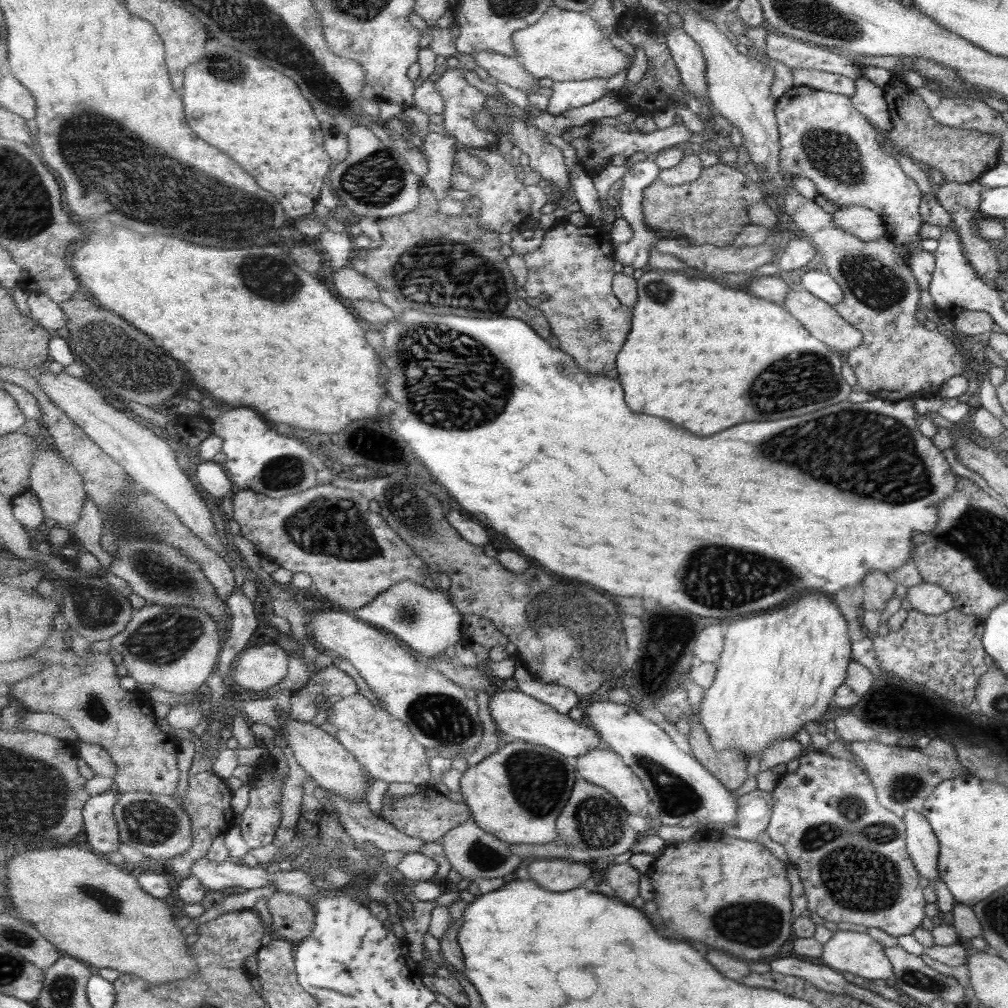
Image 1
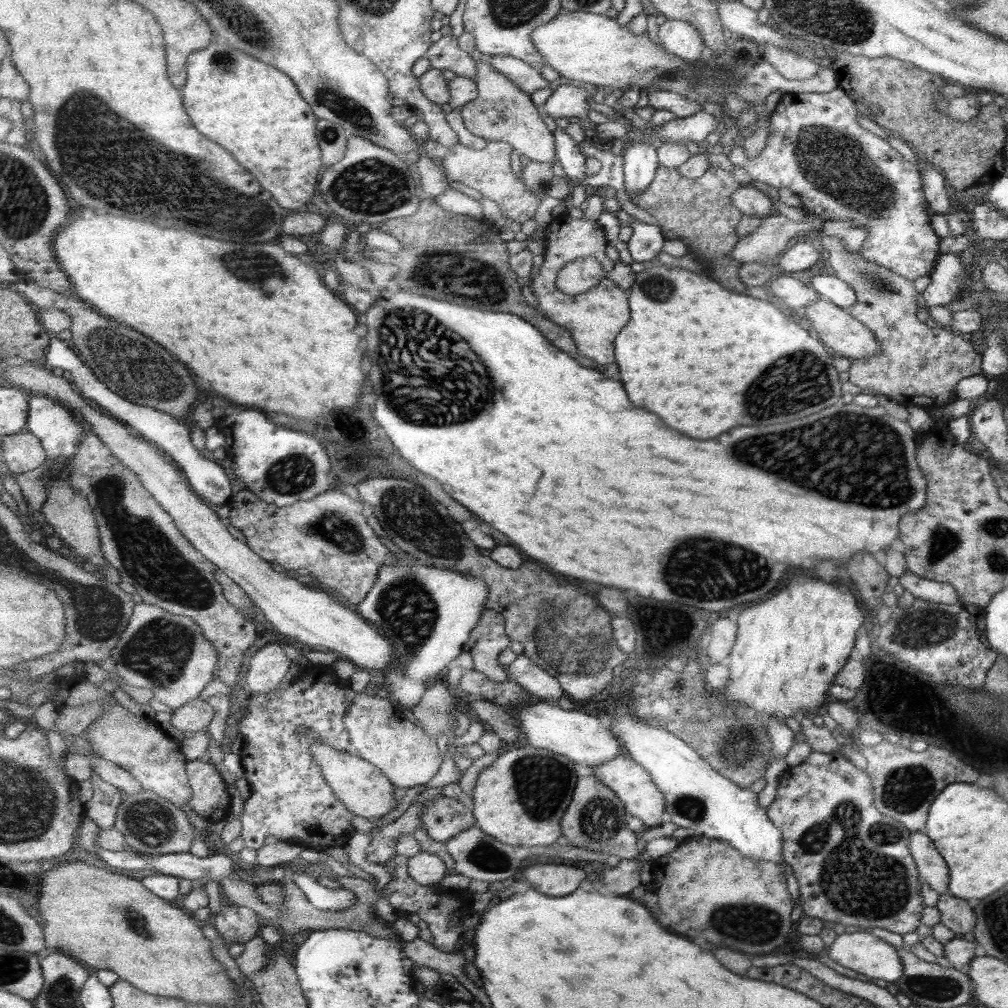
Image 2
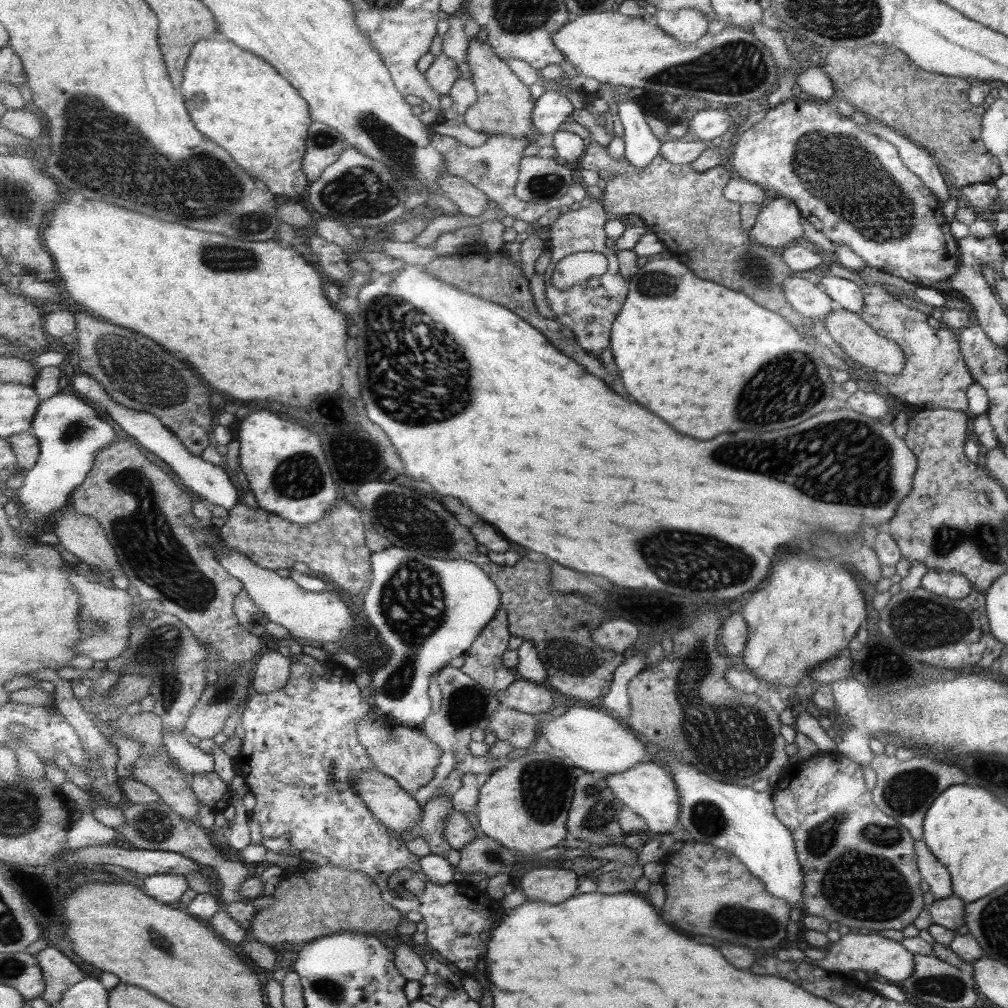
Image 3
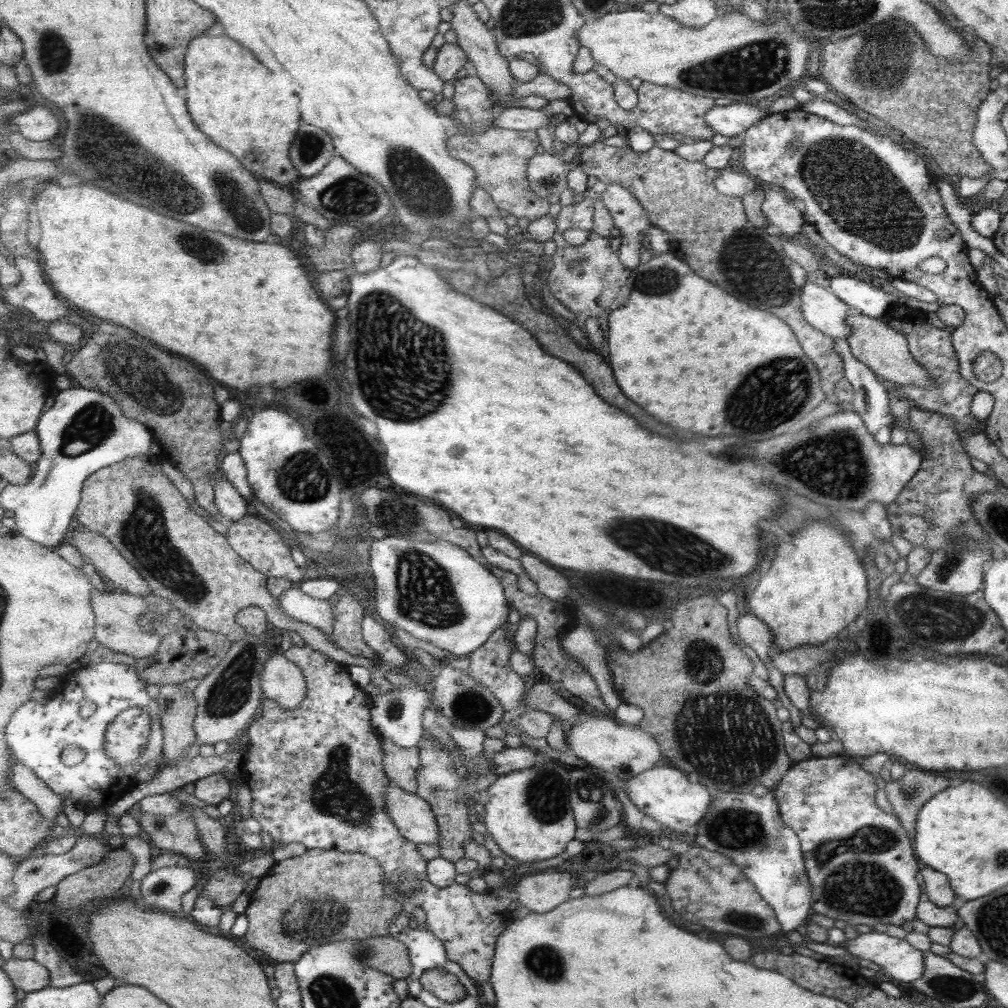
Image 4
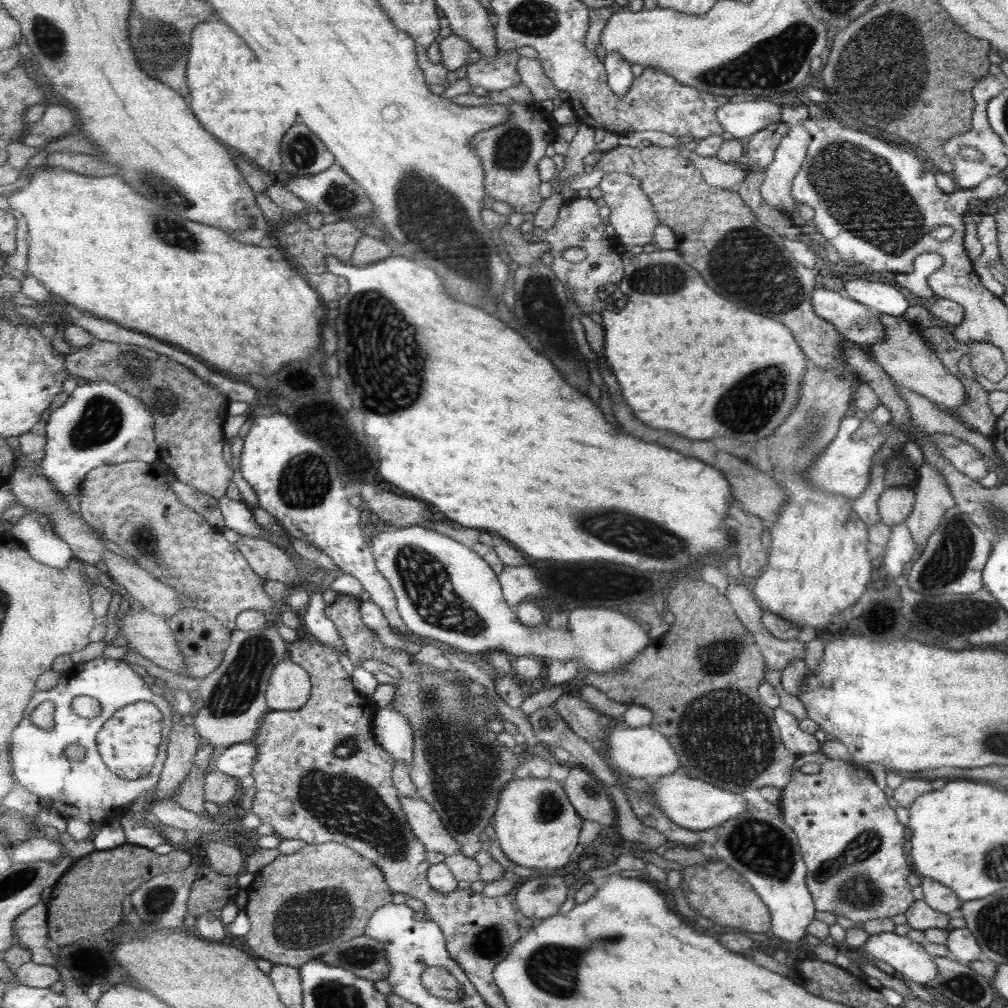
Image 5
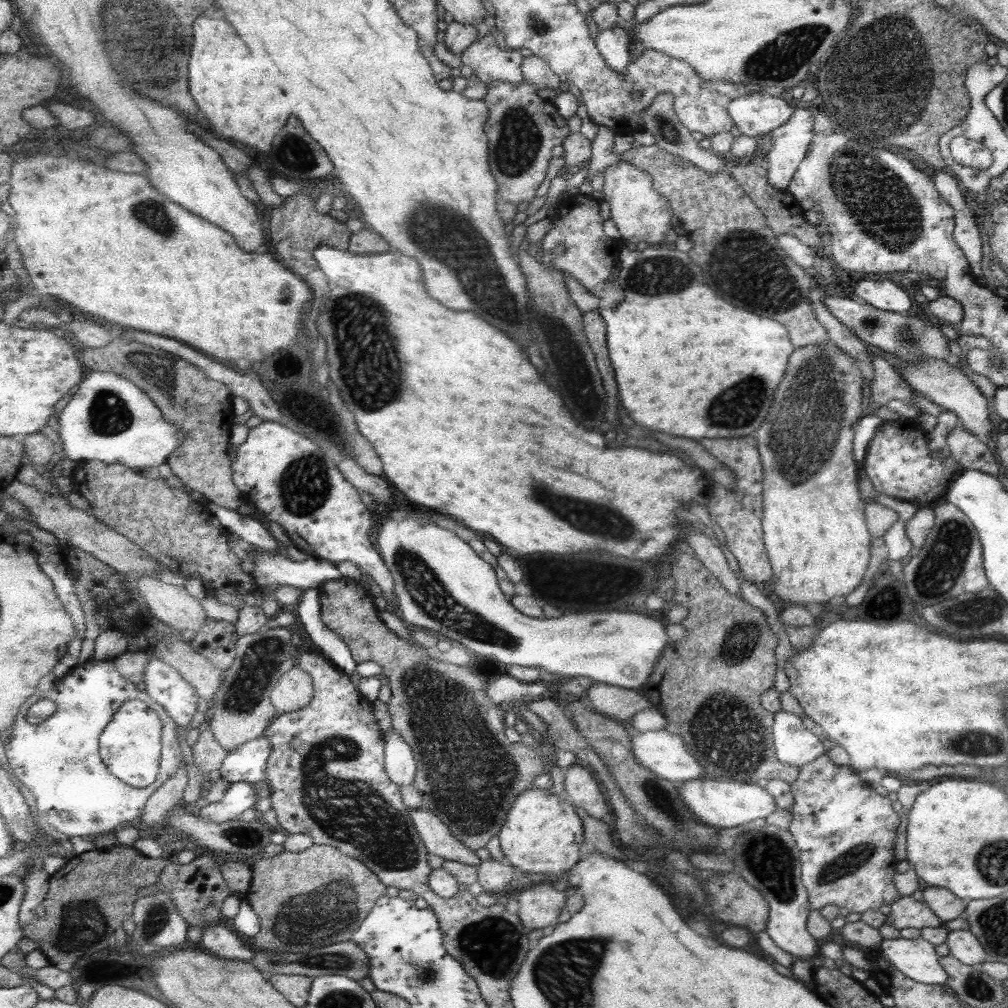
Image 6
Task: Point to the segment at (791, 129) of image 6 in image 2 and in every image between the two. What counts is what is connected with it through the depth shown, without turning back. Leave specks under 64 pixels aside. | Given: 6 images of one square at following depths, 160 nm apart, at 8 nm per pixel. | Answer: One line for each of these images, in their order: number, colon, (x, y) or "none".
2: (769, 239)
3: (778, 222)
4: (777, 207)
5: (776, 189)

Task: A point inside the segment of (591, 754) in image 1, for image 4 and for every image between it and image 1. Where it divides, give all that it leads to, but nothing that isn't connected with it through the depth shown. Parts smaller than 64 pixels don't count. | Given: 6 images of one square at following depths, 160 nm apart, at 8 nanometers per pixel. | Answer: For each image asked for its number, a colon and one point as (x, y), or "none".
2: (635, 786)
3: (649, 789)
4: (665, 794)

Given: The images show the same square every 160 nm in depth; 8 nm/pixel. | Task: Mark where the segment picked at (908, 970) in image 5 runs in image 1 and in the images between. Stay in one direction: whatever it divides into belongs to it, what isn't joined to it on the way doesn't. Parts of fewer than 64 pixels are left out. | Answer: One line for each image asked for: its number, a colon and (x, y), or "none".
1: (849, 951)
2: (863, 953)
3: (868, 951)
4: (898, 959)

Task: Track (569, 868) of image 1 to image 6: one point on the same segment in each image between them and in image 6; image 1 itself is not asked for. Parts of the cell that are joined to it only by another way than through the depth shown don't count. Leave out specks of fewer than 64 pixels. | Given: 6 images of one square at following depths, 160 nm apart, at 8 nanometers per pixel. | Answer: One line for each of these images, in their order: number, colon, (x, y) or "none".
2: (556, 880)
3: (555, 885)
4: (541, 893)
5: (540, 898)
6: (540, 905)

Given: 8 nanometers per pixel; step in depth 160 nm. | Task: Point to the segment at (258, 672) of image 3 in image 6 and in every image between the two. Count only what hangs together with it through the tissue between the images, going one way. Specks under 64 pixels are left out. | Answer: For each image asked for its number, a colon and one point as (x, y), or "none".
4: (284, 682)
5: (290, 688)
6: (295, 691)

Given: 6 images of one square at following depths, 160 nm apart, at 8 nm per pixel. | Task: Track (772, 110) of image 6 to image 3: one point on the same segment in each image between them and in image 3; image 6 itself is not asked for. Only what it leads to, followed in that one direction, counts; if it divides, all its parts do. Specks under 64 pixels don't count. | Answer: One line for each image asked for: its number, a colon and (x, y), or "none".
3: (712, 123)
4: (730, 121)
5: (741, 118)

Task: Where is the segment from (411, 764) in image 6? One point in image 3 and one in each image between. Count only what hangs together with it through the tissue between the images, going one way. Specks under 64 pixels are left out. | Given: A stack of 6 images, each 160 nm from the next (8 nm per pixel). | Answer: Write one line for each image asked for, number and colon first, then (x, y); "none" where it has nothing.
3: (425, 611)
4: (399, 716)
5: (393, 731)

